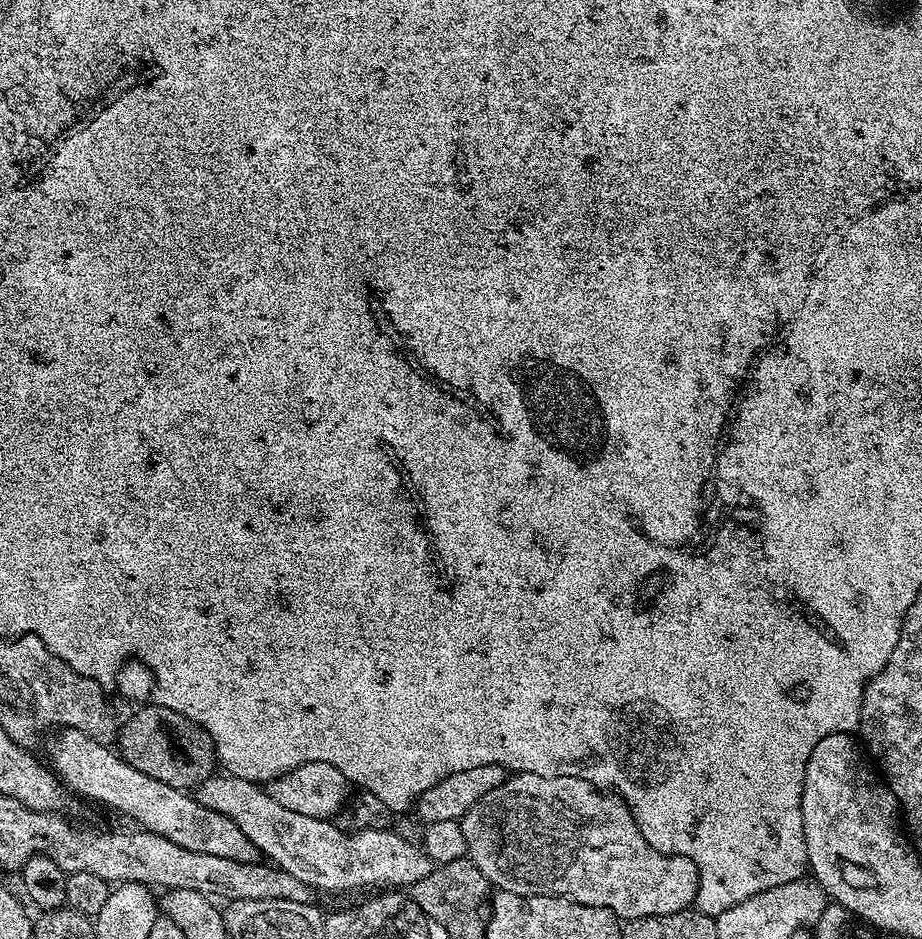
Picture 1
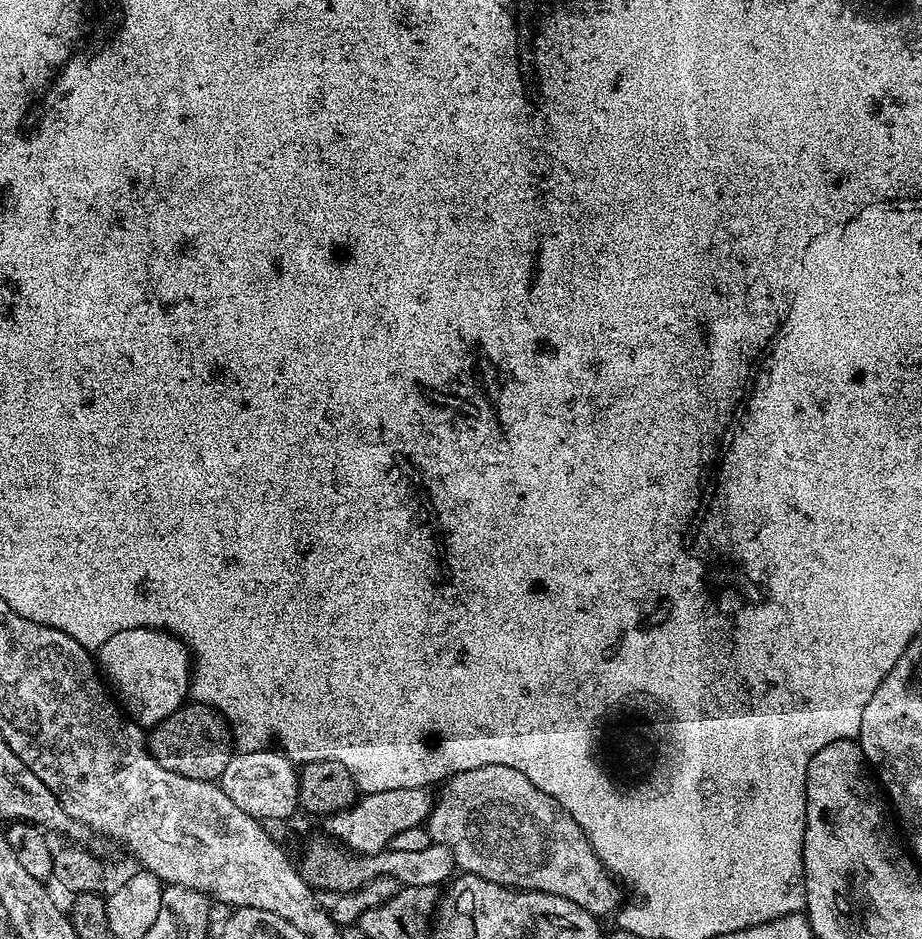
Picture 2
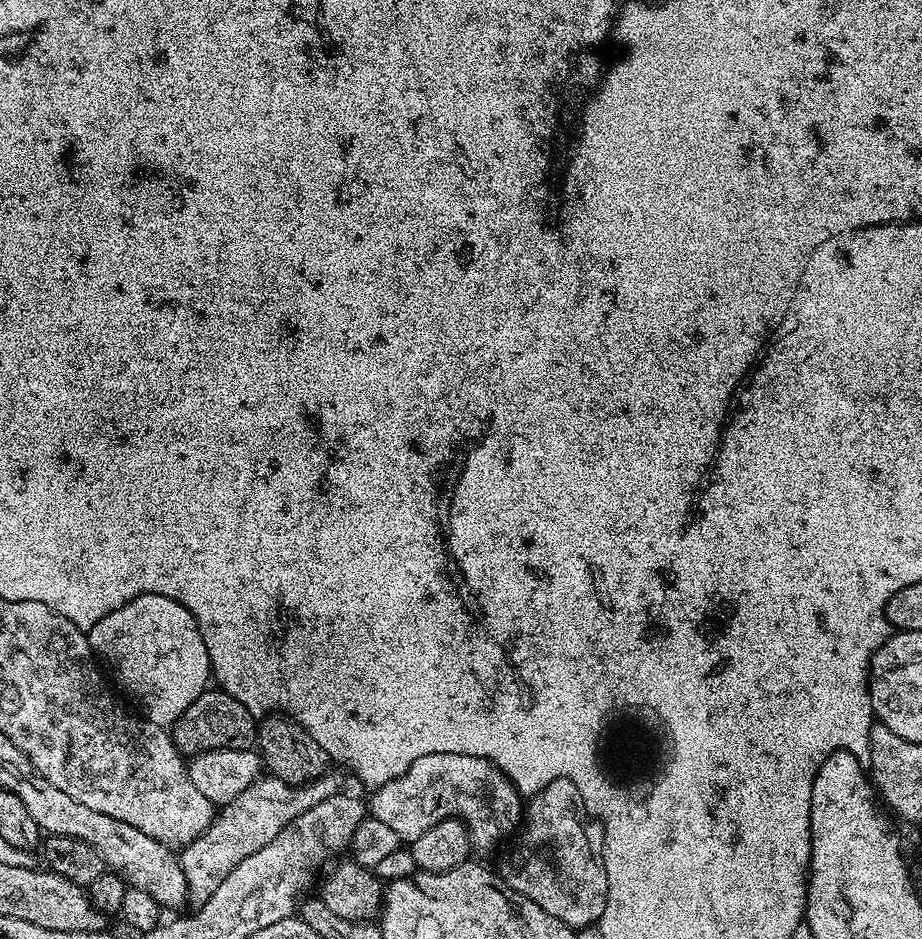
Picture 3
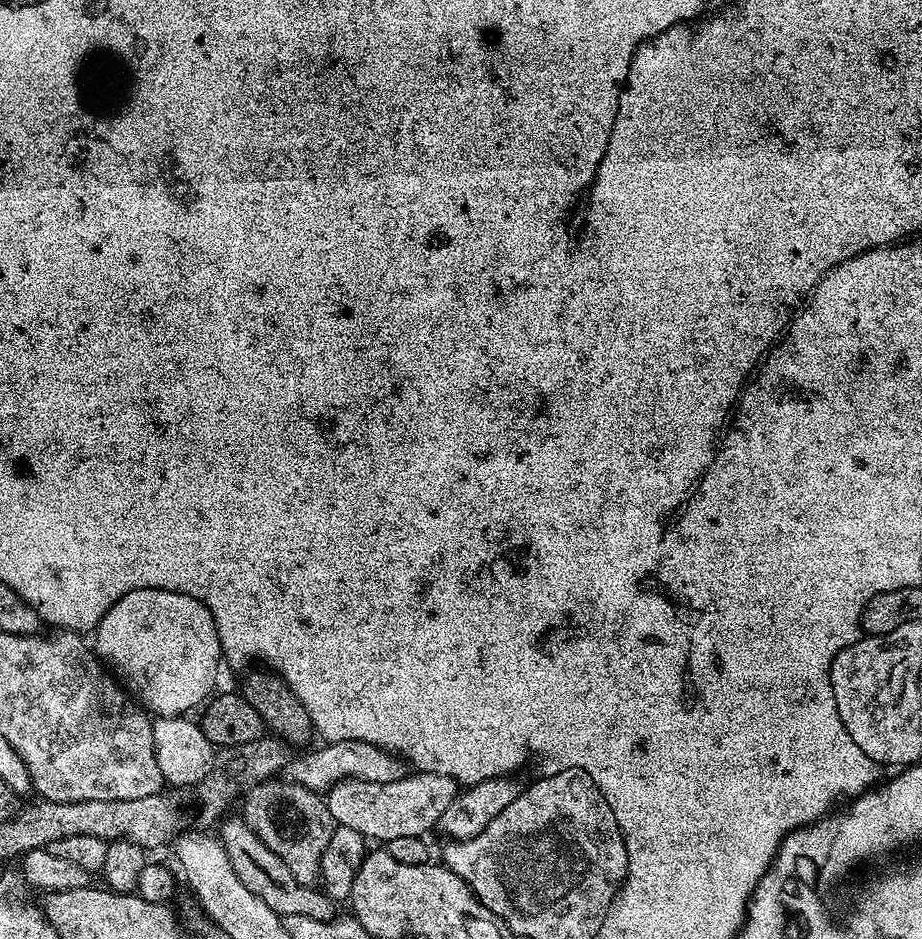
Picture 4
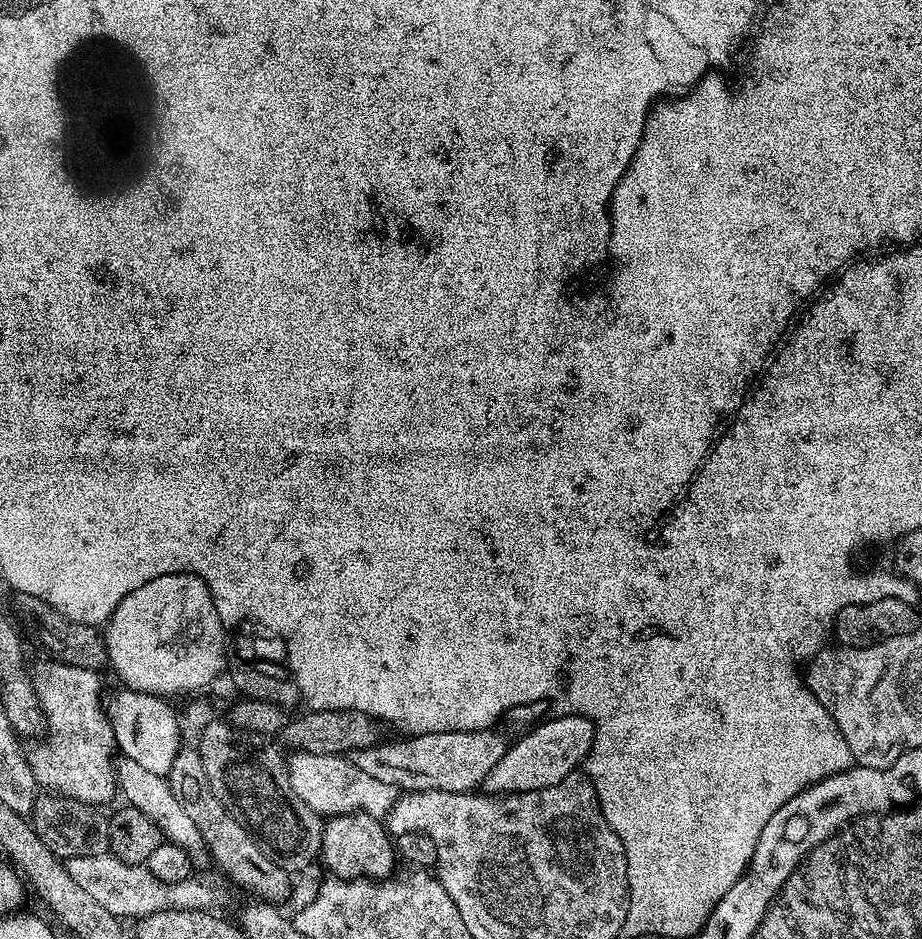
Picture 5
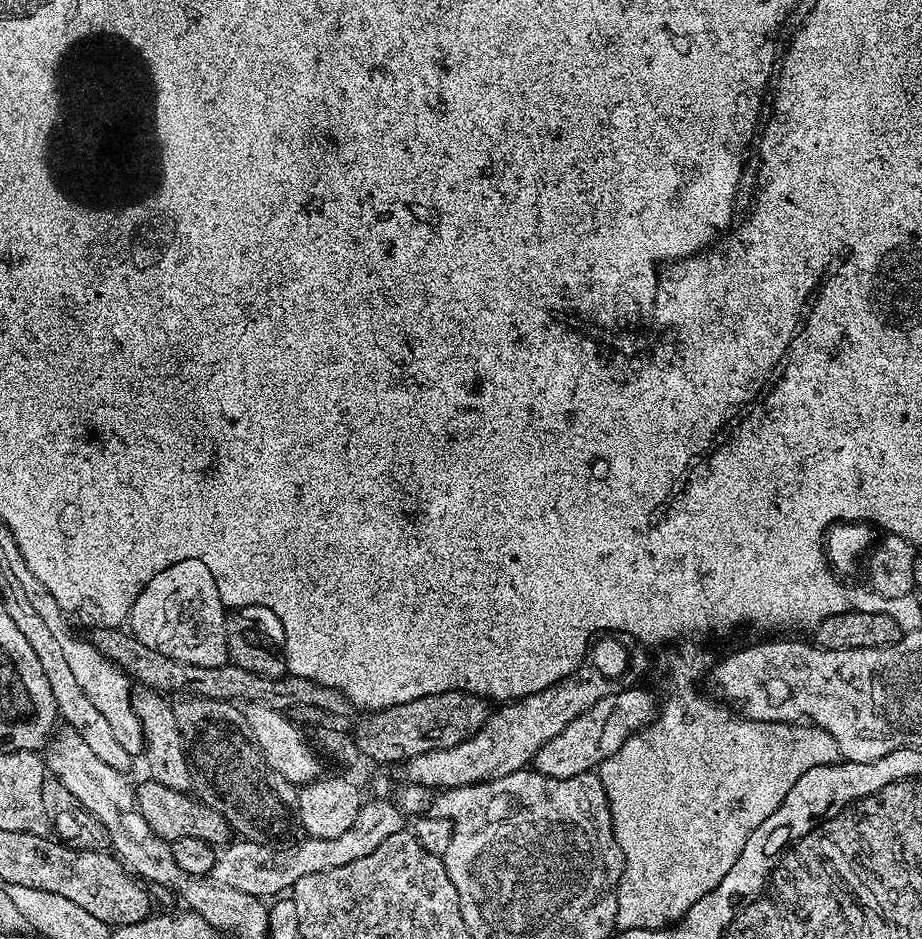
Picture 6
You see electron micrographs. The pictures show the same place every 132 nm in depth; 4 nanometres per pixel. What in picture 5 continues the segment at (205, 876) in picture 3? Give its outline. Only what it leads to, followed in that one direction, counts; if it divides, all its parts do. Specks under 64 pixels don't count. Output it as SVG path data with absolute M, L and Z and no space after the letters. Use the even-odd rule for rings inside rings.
M492 728L473 732L431 732L421 736L408 736L404 740L390 740L351 753L350 759L358 770L378 778L404 792L446 790L467 792L479 789L486 774L498 766L498 758L510 746Z

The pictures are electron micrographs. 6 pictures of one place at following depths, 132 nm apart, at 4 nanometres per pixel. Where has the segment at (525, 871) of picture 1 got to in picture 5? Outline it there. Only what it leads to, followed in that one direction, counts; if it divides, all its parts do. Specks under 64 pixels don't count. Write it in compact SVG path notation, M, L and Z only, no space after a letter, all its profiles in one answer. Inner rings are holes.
M293 751L291 755L286 760L290 786L294 794L298 794L298 798L302 798L302 802L306 802L306 806L310 806L310 810L322 818L341 816L347 812L365 812L384 818L394 806L398 789L358 770L358 766L354 766L347 755L331 756L298 751Z

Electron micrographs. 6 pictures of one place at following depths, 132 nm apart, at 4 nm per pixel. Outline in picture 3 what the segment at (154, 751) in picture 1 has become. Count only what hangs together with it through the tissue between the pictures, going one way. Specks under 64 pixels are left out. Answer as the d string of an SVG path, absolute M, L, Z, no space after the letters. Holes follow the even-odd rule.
M205 690L171 725L172 744L185 758L200 756L203 752L214 750L246 750L252 748L258 740L258 720L238 698L230 698L223 690Z

